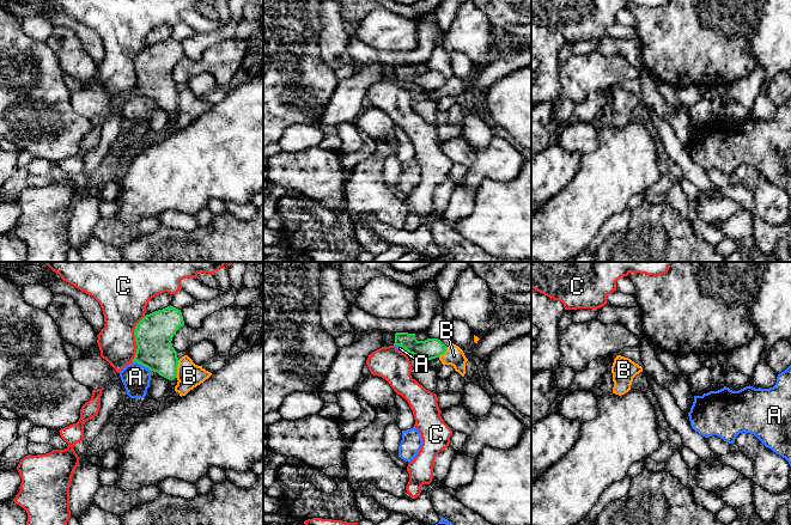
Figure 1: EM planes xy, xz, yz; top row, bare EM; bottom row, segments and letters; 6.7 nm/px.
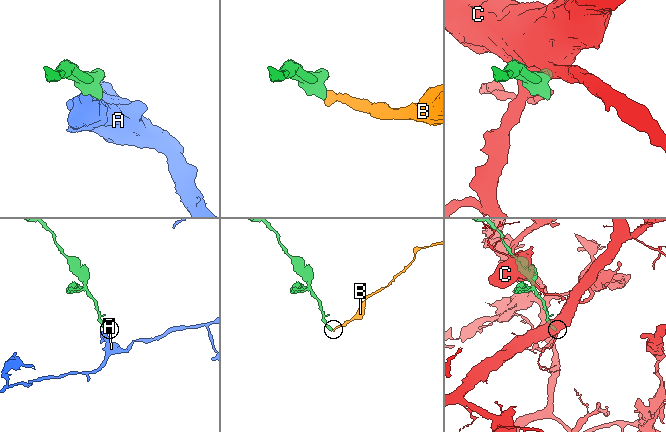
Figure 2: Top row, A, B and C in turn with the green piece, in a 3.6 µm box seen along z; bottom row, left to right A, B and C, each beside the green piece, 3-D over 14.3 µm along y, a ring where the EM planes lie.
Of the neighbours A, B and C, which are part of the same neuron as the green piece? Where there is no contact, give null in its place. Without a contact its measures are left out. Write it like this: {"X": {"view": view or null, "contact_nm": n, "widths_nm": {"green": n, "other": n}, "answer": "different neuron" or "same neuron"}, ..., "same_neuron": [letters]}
{"A": {"view": "xy", "contact_nm": 140, "widths_nm": {"green": 260, "other": 190}, "answer": "same neuron"}, "B": {"view": "xy", "contact_nm": 120, "widths_nm": {"green": 240, "other": 170}, "answer": "different neuron"}, "C": {"view": "xy", "contact_nm": 320, "widths_nm": {"green": 260, "other": 300}, "answer": "different neuron"}, "same_neuron": ["A"]}

